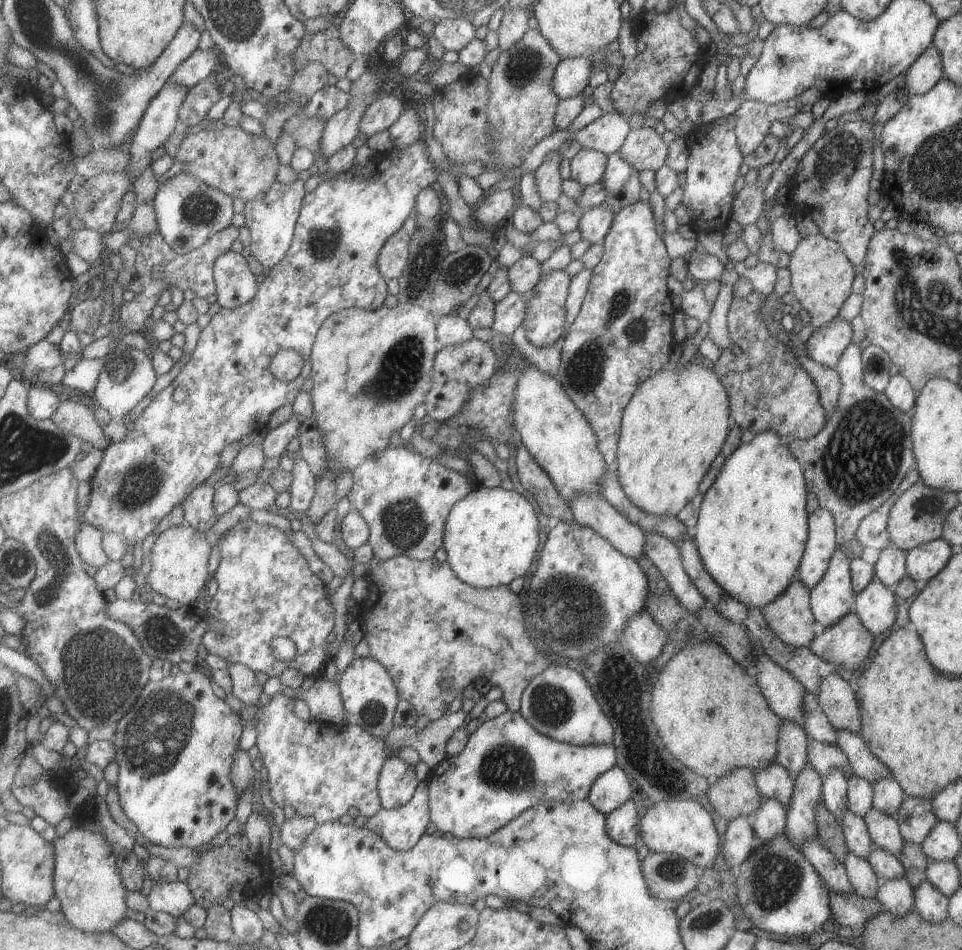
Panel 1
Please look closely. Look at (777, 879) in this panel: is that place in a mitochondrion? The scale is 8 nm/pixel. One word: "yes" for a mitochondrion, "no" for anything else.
yes

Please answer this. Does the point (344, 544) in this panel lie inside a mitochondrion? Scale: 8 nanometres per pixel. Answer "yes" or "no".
no

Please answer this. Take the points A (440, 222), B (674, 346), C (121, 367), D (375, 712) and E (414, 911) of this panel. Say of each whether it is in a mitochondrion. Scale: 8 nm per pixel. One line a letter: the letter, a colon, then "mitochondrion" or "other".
A: other
B: other
C: mitochondrion
D: mitochondrion
E: other

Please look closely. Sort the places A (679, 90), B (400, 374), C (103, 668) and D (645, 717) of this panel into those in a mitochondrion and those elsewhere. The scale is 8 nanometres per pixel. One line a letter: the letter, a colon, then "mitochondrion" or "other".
A: other
B: mitochondrion
C: mitochondrion
D: other

